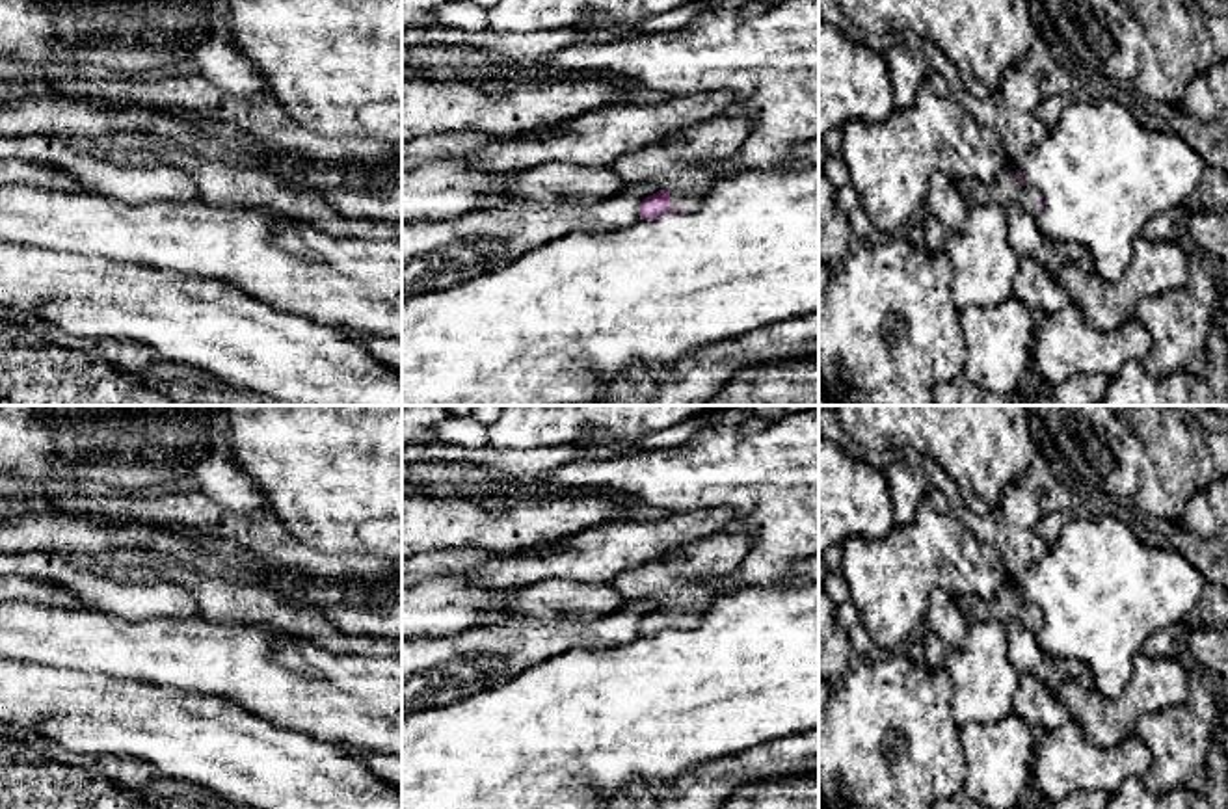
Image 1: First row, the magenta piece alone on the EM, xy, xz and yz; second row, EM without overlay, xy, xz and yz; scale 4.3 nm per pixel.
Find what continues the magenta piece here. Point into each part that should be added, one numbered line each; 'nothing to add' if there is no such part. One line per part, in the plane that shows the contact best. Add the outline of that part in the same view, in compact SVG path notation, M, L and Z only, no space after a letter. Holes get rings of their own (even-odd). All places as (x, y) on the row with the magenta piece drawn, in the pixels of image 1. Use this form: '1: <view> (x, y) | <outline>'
1: xz (683, 162) | M718 115L661 143L625 153L610 167L625 182L651 182L670 192L674 208L696 210L724 175L716 164L731 160L752 132L744 115Z

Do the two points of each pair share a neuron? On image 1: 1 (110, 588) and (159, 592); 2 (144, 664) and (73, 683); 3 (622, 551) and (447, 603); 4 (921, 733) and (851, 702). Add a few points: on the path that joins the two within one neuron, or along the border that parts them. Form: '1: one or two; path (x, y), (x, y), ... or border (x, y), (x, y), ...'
1: one; path (121, 594), (147, 594)
2: two; border (62, 666), (144, 679), (147, 683)
3: two; border (458, 571), (466, 571), (488, 586), (518, 588)
4: one; path (905, 726), (892, 718), (882, 718), (867, 707)

